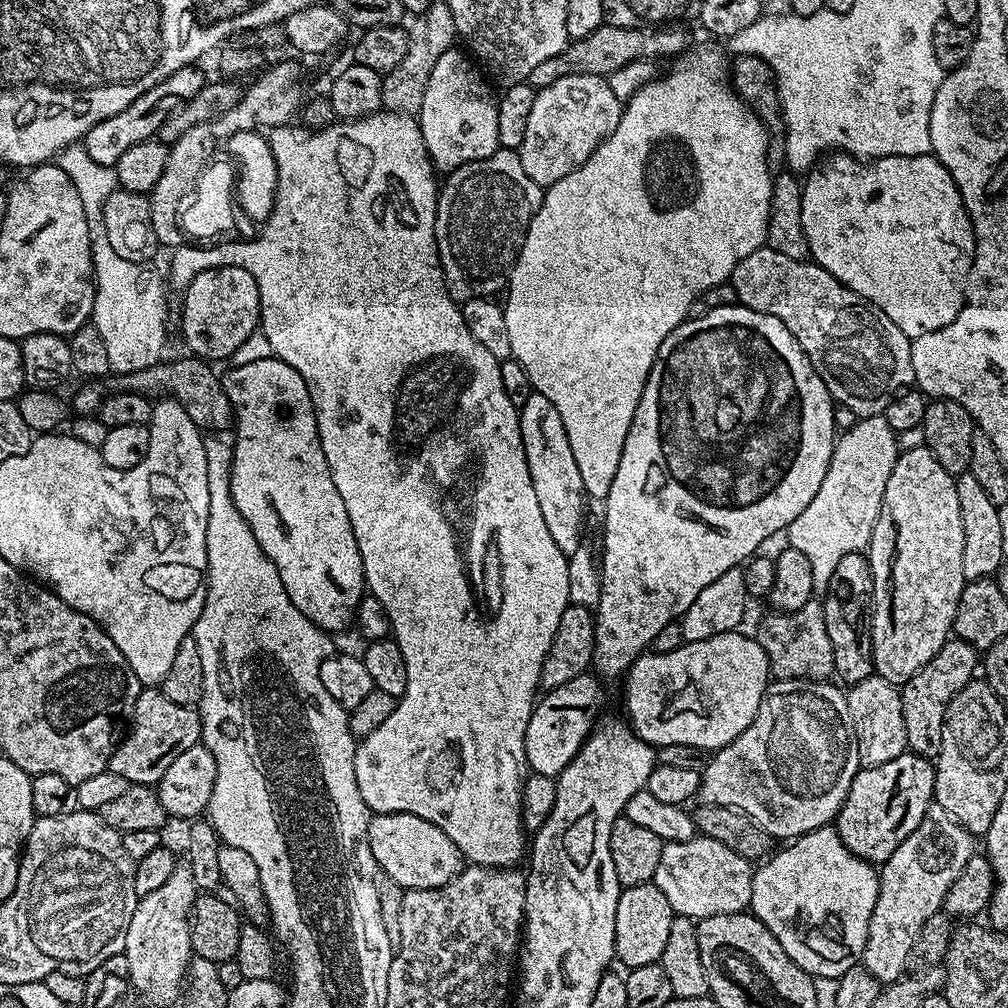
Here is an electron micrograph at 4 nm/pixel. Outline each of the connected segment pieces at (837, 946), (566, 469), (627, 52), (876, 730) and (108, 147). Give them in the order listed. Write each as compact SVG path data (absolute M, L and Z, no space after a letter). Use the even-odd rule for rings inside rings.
M832 826L819 828L817 832L809 832L807 836L799 837L795 842L789 843L787 846L781 848L784 849L782 849L780 853L777 851L775 854L769 855L767 859L753 871L752 903L750 905L750 911L753 916L758 917L762 923L768 927L770 934L774 934L774 938L778 938L782 950L786 950L786 954L790 954L790 958L798 966L802 966L802 970L806 970L813 978L817 976L825 976L826 978L832 979L839 978L842 974L846 974L846 970L850 970L850 966L861 963L864 955L866 938L870 930L870 914L874 914L874 902L878 902L880 878L877 869L869 864L867 860L858 859L840 840L840 835L836 832L835 827Z
M535 390L518 411L526 466L530 466L530 478L534 482L534 495L538 498L542 519L546 521L558 550L568 557L582 547L580 535L584 532L584 511L590 505L590 498L584 493L582 473L578 470L578 462L574 462L574 453L570 451L570 438L566 438L562 414L554 410L554 402L550 402L550 398Z
M603 23L594 34L581 36L575 42L569 43L560 56L549 58L547 62L541 62L535 70L530 70L527 83L539 90L550 86L550 82L558 82L560 76L581 72L582 74L594 74L595 76L611 77L611 72L619 70L623 64L631 60L656 60L659 56L672 56L676 58L685 51L684 32L680 26L664 26L652 36L652 40L640 40L641 29L623 28L612 24ZM674 27L674 28L670 28Z
M875 674L866 677L862 682L851 685L847 689L848 709L850 710L850 718L854 726L854 734L858 742L858 754L863 767L873 768L874 766L882 766L882 762L890 762L894 758L901 756L907 749L906 742L906 718L902 718L902 698L900 697L900 688L895 684L886 682Z
M200 66L174 70L174 74L170 74L168 78L158 82L150 90L146 90L146 94L142 94L137 100L130 102L130 106L126 106L126 110L115 112L110 118L95 124L84 135L82 141L86 154L90 154L90 158L94 158L94 162L98 162L98 166L113 167L118 162L118 158L122 158L122 154L126 154L126 150L130 150L130 146L138 146L138 142L153 139L157 135L157 128L163 123L164 117L180 107L184 101L194 98L194 94L198 94L198 90L202 90L205 83L206 76Z

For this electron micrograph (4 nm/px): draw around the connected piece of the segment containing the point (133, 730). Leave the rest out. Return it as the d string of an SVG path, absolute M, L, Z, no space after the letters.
M156 686L141 687L136 704L132 708L126 735L117 743L108 763L108 771L122 774L129 784L159 784L162 774L190 746L201 743L200 713L195 707L170 702L163 690Z

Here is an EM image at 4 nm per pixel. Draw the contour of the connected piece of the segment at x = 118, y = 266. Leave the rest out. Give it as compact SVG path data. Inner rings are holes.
M110 242L92 244L92 275L96 282L96 293L91 323L95 324L98 334L102 334L102 342L106 342L106 355L110 358L112 372L116 374L146 370L161 363L163 357L160 355L164 352L168 310L164 302L164 288L148 267L147 263L135 264L122 258L122 254L117 254Z

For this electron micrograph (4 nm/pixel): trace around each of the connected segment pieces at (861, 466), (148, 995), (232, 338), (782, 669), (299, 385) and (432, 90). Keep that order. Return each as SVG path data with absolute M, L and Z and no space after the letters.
M884 415L857 419L837 439L826 478L822 478L814 502L810 502L786 529L787 543L794 550L802 550L810 562L810 570L814 570L817 593L827 592L830 578L834 578L834 570L846 554L867 549L882 510L882 494L886 494L886 482L898 455L896 440L898 434Z
M177 863L174 874L158 890L139 897L130 930L126 930L123 956L128 959L131 987L148 1004L172 1004L181 999L188 962L192 959L192 908L198 889L187 863Z
M242 266L202 270L183 289L182 296L180 332L184 335L187 351L199 359L227 361L261 323L258 282L254 282L254 274Z
M813 598L802 610L771 614L764 620L758 639L768 659L768 671L776 680L827 681L833 675L834 650L826 631L824 605Z
M275 356L266 358L262 362L250 362L229 367L228 373L223 373L222 383L226 390L226 398L232 403L232 415L234 417L234 433L236 432L236 444L232 449L232 473L230 474L230 494L234 498L234 506L238 506L238 514L250 526L254 538L262 546L262 550L274 562L278 574L282 578L282 586L286 586L286 594L310 622L314 622L317 628L329 634L337 634L344 627L353 623L356 607L360 605L360 599L366 595L364 587L364 571L362 570L362 558L358 554L358 542L354 542L354 530L350 526L350 518L346 514L346 505L342 502L342 494L338 494L338 486L334 486L334 478L330 466L326 462L326 454L322 454L322 442L318 438L318 426L316 425L316 411L310 398L310 390L306 390L306 382L298 370L291 368L286 362L276 359Z
M453 46L448 49L446 54L442 54L442 58L438 58L438 63L430 74L430 82L426 82L426 98L422 98L422 106L418 113L422 138L426 142L426 150L432 159L432 167L444 174L462 167L463 164L490 158L490 154L494 154L500 147L497 101L488 93L483 78L476 73L475 66L477 67L477 65L463 51L460 53L458 49L459 47Z

